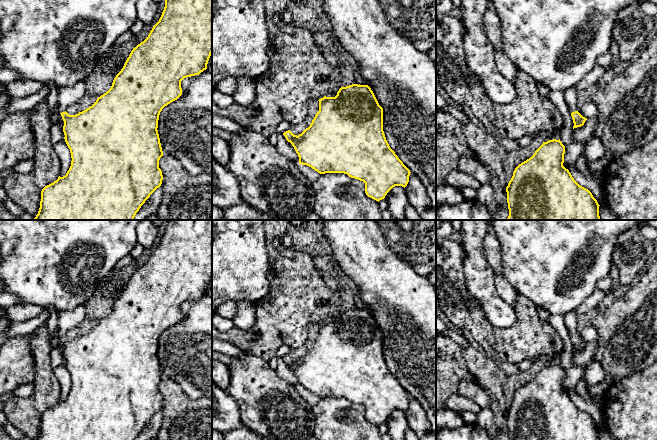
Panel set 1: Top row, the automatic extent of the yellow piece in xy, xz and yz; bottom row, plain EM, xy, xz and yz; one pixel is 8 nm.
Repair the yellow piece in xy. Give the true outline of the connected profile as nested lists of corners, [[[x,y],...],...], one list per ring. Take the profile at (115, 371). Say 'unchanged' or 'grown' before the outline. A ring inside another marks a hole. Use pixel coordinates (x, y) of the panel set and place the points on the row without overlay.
grown; [[[165,220],[164,224],[165,231],[159,245],[153,250],[148,261],[133,272],[123,292],[114,302],[111,312],[98,321],[92,330],[76,339],[69,339],[66,336],[85,319],[85,305],[79,305],[71,312],[58,312],[59,335],[64,345],[64,363],[70,373],[72,385],[65,400],[59,400],[56,405],[42,413],[40,432],[36,440],[135,440],[150,419],[161,410],[163,399],[159,392],[159,384],[163,380],[163,375],[157,354],[160,336],[182,319],[181,305],[184,302],[199,299],[207,293],[212,278],[212,220]]]

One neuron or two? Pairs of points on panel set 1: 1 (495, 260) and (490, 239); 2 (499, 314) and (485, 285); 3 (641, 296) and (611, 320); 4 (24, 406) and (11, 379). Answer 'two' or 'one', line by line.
1: one
2: one
3: one
4: two

